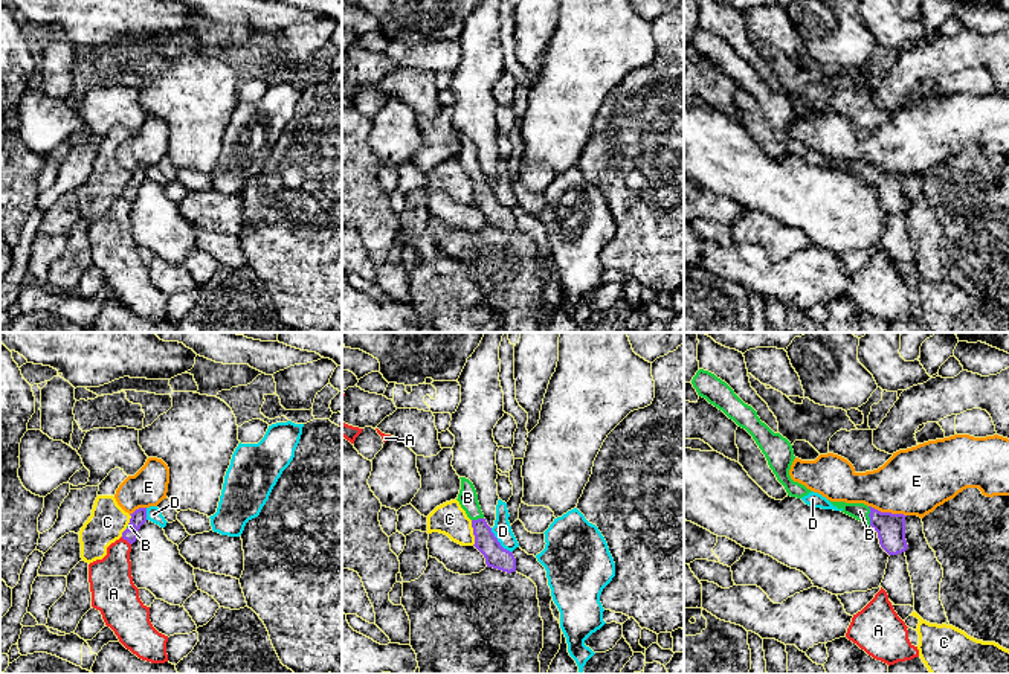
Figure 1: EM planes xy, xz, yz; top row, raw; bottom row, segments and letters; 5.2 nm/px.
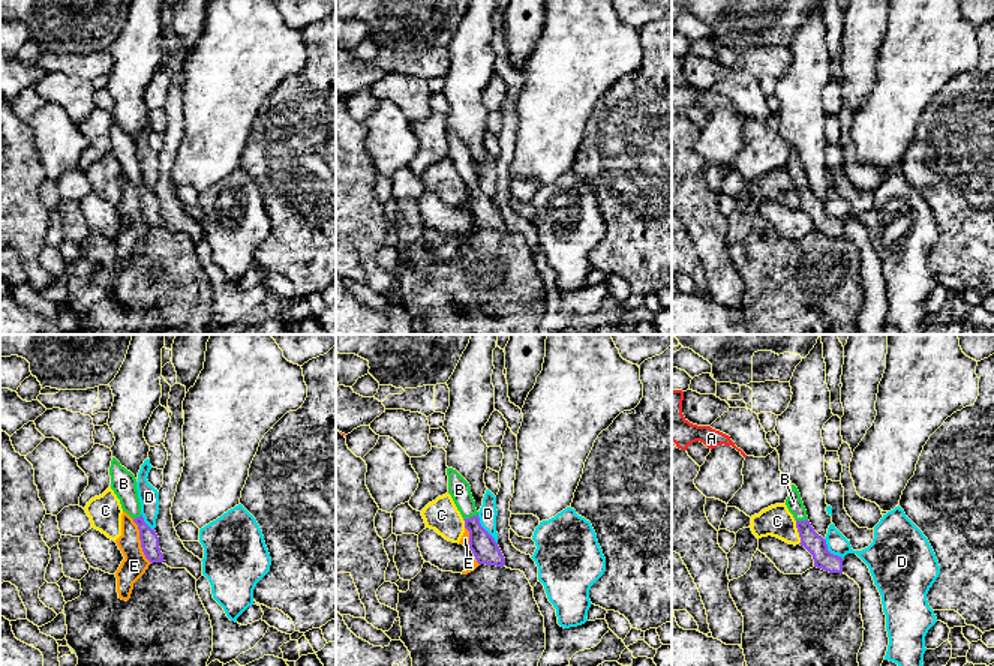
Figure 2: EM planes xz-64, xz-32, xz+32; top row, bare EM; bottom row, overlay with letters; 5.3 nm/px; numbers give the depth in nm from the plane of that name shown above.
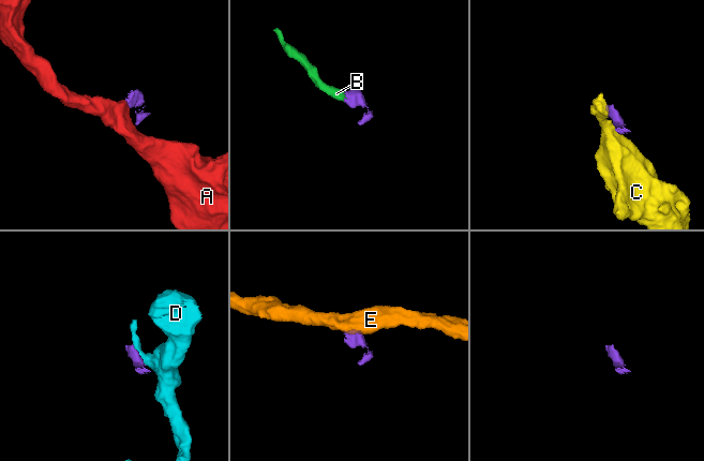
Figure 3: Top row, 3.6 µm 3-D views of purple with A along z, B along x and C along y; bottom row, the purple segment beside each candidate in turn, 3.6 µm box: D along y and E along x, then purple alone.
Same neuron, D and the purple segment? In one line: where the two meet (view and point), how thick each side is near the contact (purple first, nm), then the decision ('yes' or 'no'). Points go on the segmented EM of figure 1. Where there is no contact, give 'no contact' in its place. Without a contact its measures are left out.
xz (498, 542) | 120/100 nm | no

